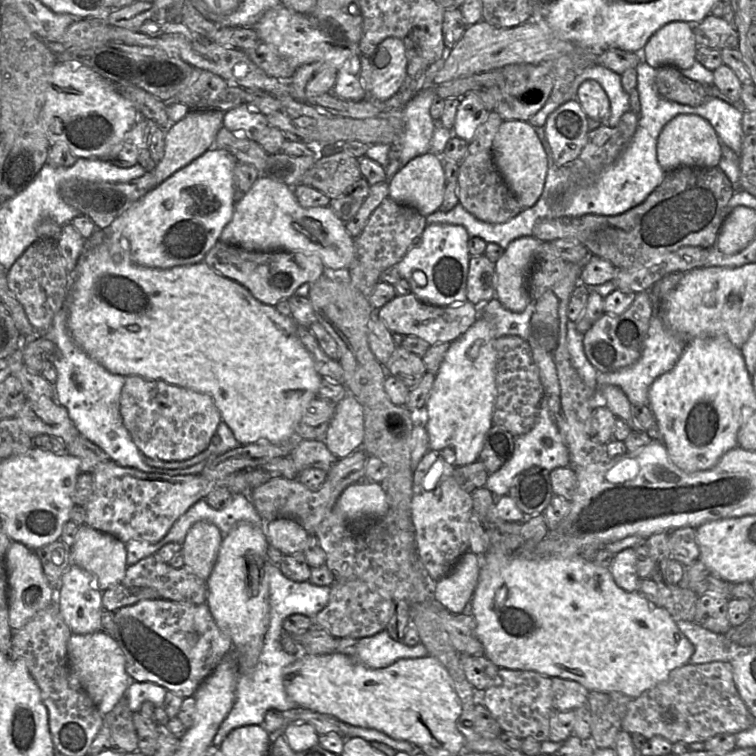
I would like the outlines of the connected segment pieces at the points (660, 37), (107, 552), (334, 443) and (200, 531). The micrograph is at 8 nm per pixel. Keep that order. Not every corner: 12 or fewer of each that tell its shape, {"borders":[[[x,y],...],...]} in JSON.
{"borders":[[[671,22],[641,54],[653,68],[696,61],[693,25]],[[81,524],[71,564],[101,591],[122,582],[127,550],[114,535]],[[347,394],[322,439],[338,459],[362,448],[363,409]],[[193,524],[184,566],[206,581],[222,539],[216,525]]]}

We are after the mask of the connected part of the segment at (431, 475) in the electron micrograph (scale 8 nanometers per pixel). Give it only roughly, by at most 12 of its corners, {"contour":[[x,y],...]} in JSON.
{"contour":[[454,463],[414,472],[417,551],[436,581],[469,550],[473,501]]}

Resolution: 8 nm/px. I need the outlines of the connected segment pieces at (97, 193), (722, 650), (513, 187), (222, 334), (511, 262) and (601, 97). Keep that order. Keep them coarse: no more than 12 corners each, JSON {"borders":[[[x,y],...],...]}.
{"borders":[[[152,171],[126,183],[70,179],[66,204],[106,229],[158,185]],[[677,620],[694,646],[689,664],[729,662],[750,648]],[[504,121],[497,170],[521,207],[541,196],[548,159],[528,121]],[[86,240],[63,310],[111,373],[297,442],[323,378],[298,324],[204,261]],[[513,240],[495,262],[496,297],[522,312],[540,241]],[[584,81],[575,100],[588,117],[607,123],[610,101],[597,81]]]}

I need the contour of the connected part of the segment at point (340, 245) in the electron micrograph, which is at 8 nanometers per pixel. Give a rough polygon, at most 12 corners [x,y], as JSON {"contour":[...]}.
{"contour":[[260,176],[219,241],[348,269],[355,242],[330,206]]}

